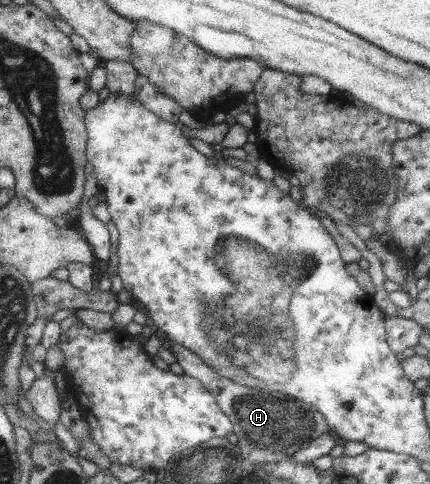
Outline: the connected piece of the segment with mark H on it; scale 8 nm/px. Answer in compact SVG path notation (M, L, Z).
M160 335L162 348L173 353L175 362L183 369L183 374L198 379L212 395L223 414L233 423L232 433L238 438L236 445L246 465L269 463L291 457L295 451L305 448L320 434L328 433L323 416L308 404L281 392L261 392L261 389L235 384L228 378L212 372L197 356L183 345Z

